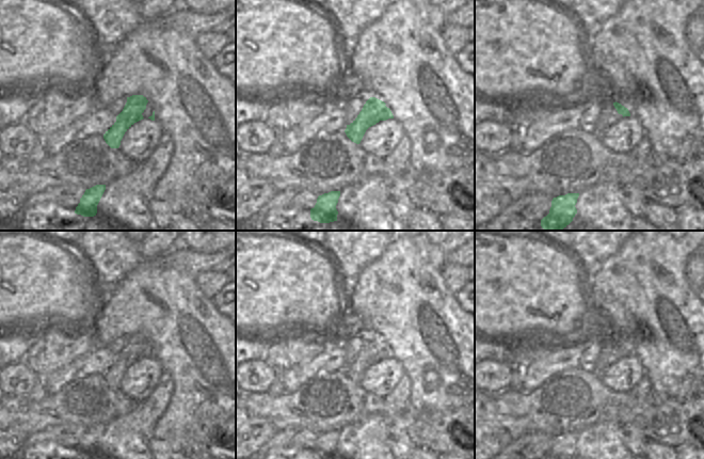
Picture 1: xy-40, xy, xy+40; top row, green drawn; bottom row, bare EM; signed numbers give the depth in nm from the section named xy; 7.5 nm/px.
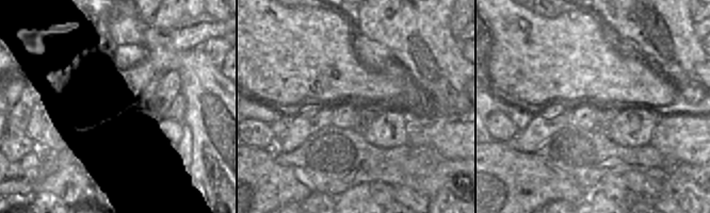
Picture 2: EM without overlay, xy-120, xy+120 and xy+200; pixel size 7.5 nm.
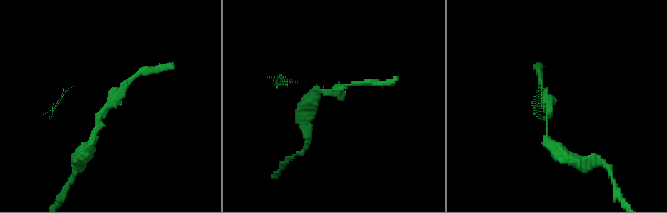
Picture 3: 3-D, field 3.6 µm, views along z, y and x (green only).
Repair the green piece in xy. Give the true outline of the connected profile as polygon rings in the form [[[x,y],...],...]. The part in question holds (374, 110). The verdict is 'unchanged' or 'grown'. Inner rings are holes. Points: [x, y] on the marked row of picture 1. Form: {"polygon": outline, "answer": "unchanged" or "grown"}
{"polygon": [[[370,97],[364,105],[357,117],[347,125],[345,130],[347,137],[354,143],[359,144],[366,130],[379,123],[394,118],[394,115],[386,104],[375,97]]], "answer": "unchanged"}

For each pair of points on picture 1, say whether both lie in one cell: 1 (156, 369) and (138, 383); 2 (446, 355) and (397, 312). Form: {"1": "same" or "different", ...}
{"1": "same", "2": "same"}

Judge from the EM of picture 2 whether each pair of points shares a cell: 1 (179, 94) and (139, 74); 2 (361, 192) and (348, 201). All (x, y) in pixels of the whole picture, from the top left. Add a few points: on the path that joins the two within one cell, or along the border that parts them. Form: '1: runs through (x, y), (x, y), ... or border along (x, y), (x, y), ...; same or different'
1: runs through (170, 83), (159, 72), (149, 72); same
2: runs through (358, 195), (351, 201); same

